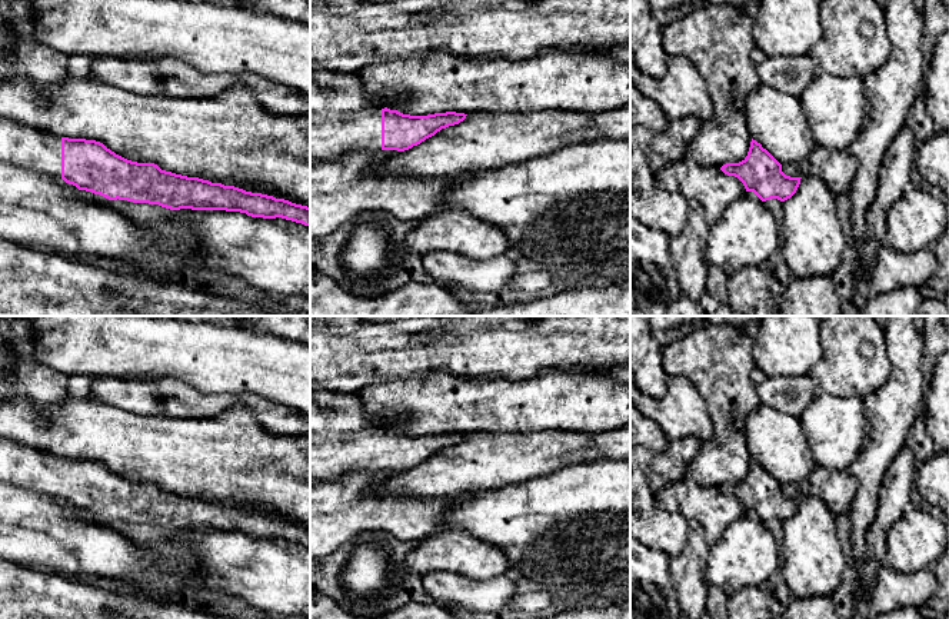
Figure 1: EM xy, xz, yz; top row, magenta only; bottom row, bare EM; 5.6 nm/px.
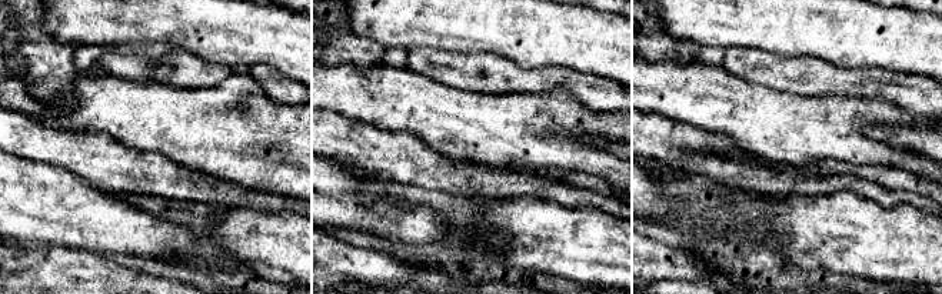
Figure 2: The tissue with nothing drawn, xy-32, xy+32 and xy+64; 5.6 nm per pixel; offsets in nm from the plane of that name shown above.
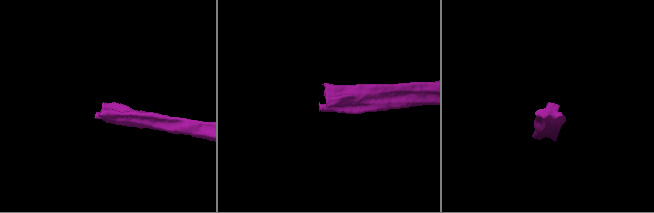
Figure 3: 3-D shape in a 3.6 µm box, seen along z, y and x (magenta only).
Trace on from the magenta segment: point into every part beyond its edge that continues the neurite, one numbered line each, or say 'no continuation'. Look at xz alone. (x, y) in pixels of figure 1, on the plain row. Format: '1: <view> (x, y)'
1: xz (343, 439)

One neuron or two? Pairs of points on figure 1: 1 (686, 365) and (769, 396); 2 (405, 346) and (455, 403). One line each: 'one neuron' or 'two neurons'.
1: two neurons
2: two neurons

